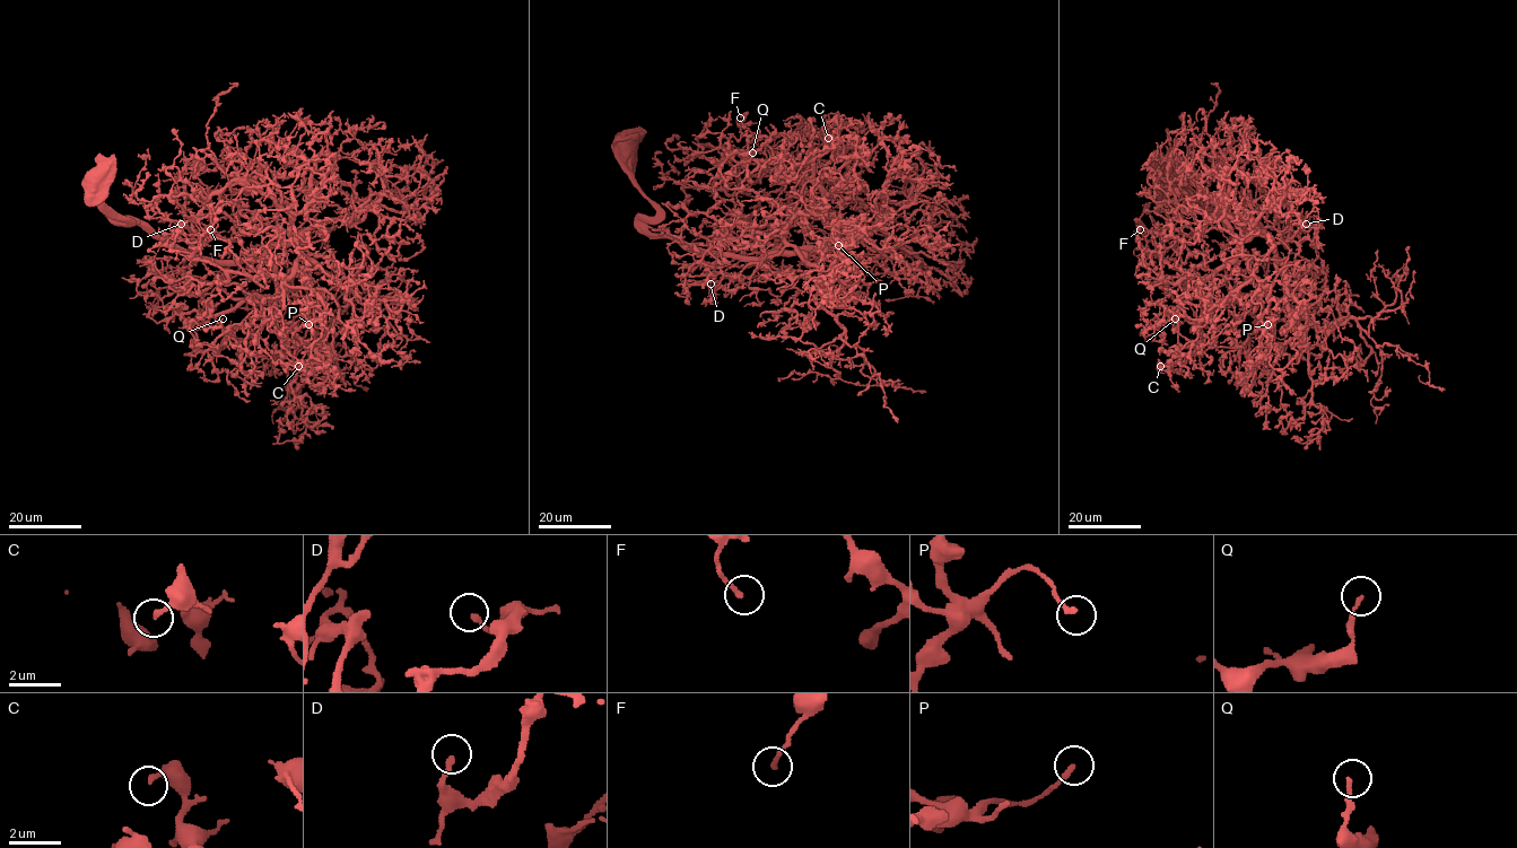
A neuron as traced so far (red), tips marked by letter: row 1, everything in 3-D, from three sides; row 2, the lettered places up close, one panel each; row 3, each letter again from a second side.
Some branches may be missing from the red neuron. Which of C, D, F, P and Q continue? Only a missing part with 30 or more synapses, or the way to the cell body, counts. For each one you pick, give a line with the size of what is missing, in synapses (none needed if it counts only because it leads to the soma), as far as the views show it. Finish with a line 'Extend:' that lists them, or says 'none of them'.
Extend: none of them

